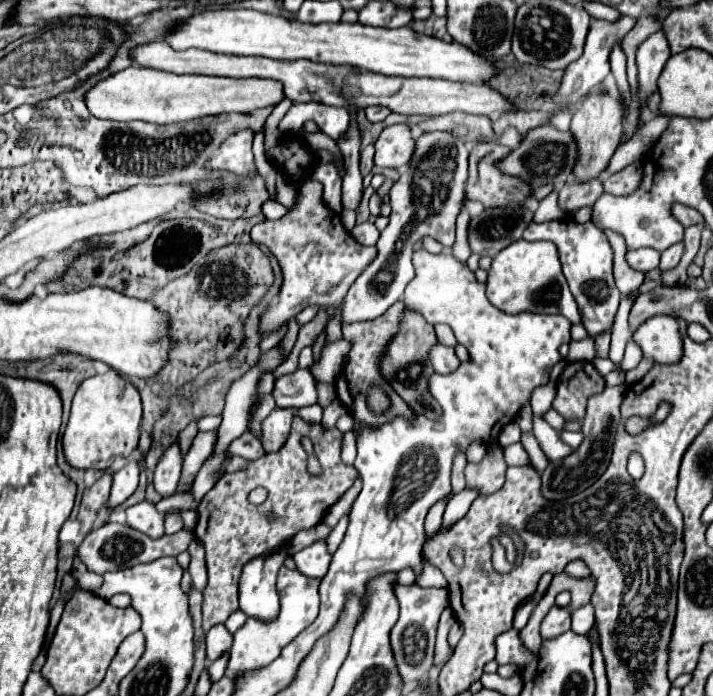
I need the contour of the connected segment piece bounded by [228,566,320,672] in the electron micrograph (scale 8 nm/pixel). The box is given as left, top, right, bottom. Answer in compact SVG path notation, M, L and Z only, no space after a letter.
M286 566L280 568L277 577L277 591L280 597L280 616L272 620L272 624L260 624L260 620L248 618L240 630L234 632L234 644L230 650L230 662L228 668L234 672L260 668L276 660L280 656L282 648L292 642L304 628L308 628L316 616L318 616L318 586L320 580L306 578L300 570L290 570Z

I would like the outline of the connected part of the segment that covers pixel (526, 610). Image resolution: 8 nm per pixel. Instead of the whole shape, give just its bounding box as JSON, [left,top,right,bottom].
[514,600,534,630]

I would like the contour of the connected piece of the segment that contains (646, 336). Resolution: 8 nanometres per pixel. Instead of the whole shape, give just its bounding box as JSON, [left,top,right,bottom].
[626,316,682,384]

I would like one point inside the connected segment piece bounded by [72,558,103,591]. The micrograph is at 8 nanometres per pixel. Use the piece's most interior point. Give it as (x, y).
(88, 580)

